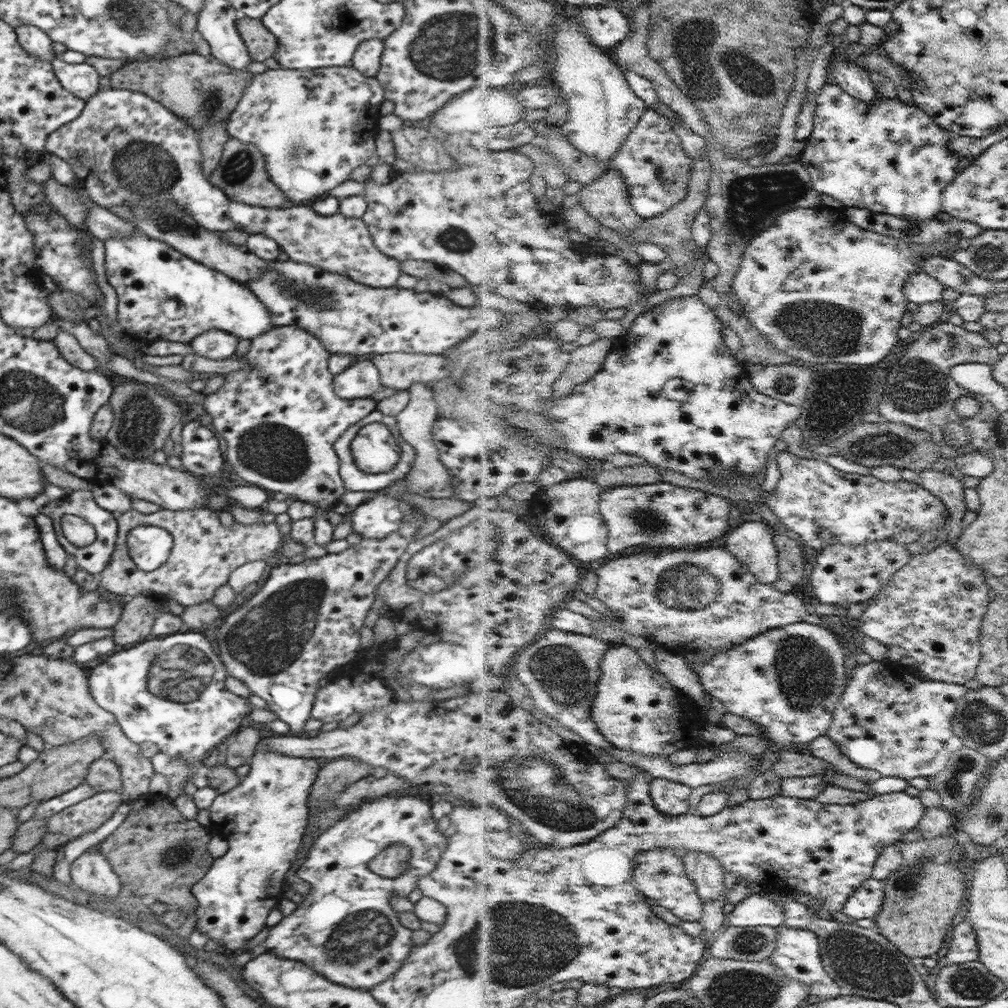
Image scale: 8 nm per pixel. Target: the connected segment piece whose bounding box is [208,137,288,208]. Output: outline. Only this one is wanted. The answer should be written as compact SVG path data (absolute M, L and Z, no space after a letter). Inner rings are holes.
M234 137L224 143L220 163L208 180L213 186L222 190L230 200L242 202L249 206L282 208L288 202L288 198L271 182L266 172L264 155L256 148L256 145L243 143Z

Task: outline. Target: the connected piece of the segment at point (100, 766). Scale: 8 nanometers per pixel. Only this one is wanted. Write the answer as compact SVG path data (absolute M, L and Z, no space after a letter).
M104 756L92 762L88 774L85 776L85 783L98 792L118 792L127 799L122 787L123 783L118 764Z

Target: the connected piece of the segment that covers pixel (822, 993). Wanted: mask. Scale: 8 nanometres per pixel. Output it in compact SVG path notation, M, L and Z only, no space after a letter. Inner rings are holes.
M781 927L778 949L770 958L780 966L790 978L802 981L810 987L812 1001L826 1001L843 994L841 984L826 970L824 952L818 933L804 928Z

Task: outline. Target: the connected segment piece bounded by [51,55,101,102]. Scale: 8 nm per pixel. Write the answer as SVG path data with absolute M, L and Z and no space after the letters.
M55 55L51 63L58 82L68 92L80 97L84 102L99 91L101 76L91 65L85 62L68 64L61 59L61 55Z

